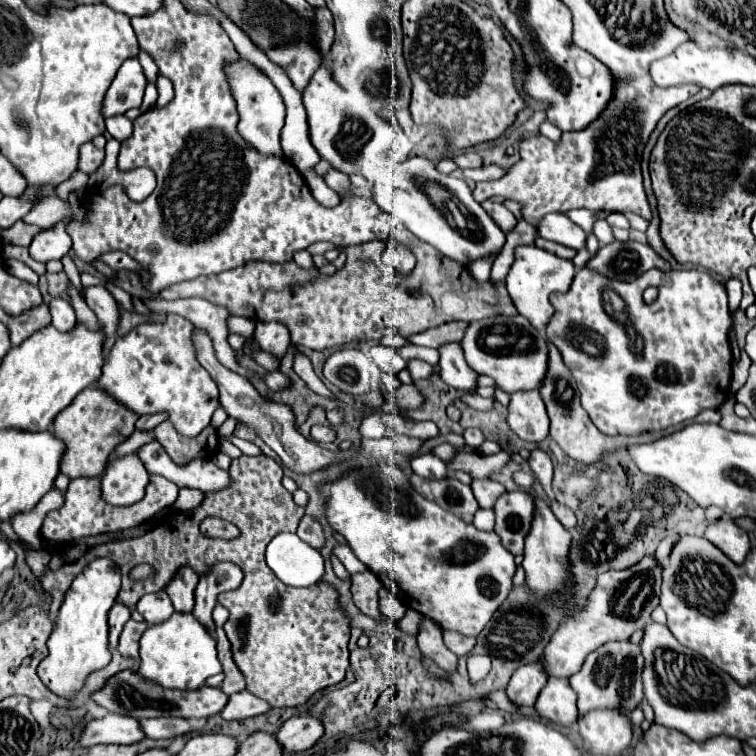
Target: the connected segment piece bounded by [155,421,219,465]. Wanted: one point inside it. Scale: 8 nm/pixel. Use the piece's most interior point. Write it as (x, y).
(181, 449)

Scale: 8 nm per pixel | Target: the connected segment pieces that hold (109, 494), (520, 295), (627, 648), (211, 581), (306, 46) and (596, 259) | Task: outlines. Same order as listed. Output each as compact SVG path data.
M137 453L109 457L101 475L101 497L115 507L129 507L145 497L149 473Z
M519 245L515 249L515 263L511 265L507 273L507 291L517 307L517 311L527 317L537 331L543 331L547 325L547 319L553 315L553 305L549 303L549 295L553 291L567 291L575 277L575 265L567 259L559 259L535 245Z
M629 641L605 643L603 647L587 655L581 671L569 677L571 689L577 693L579 717L583 717L593 709L619 709L621 715L629 715L635 707L639 707L643 699L641 669L643 669L643 657L639 645L633 645Z
M217 563L211 569L211 573L199 579L199 585L195 591L193 615L203 627L207 627L207 631L215 633L215 623L211 613L213 613L213 607L217 605L217 595L225 589L239 587L241 579L243 579L243 571L233 563Z
M295 43L279 47L275 51L269 51L267 57L287 73L287 77L300 93L308 85L323 59L321 53L315 51L311 43Z
M615 241L611 245L603 245L597 255L591 257L587 263L593 271L609 275L613 279L631 281L641 273L657 267L661 271L669 271L669 263L663 261L649 245L641 245L635 241Z

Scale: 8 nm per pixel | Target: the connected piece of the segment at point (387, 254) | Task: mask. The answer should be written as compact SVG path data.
M389 239L387 247L383 251L383 263L397 269L397 273L401 273L401 275L409 275L415 269L417 259L405 245L397 243L395 239Z

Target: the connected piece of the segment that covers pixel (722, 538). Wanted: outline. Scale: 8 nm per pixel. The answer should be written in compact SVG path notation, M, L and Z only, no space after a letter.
M723 515L717 521L709 523L705 529L705 537L715 543L729 559L733 559L735 563L743 563L743 559L747 557L751 543L749 543L749 535L745 529L741 529L731 517Z

